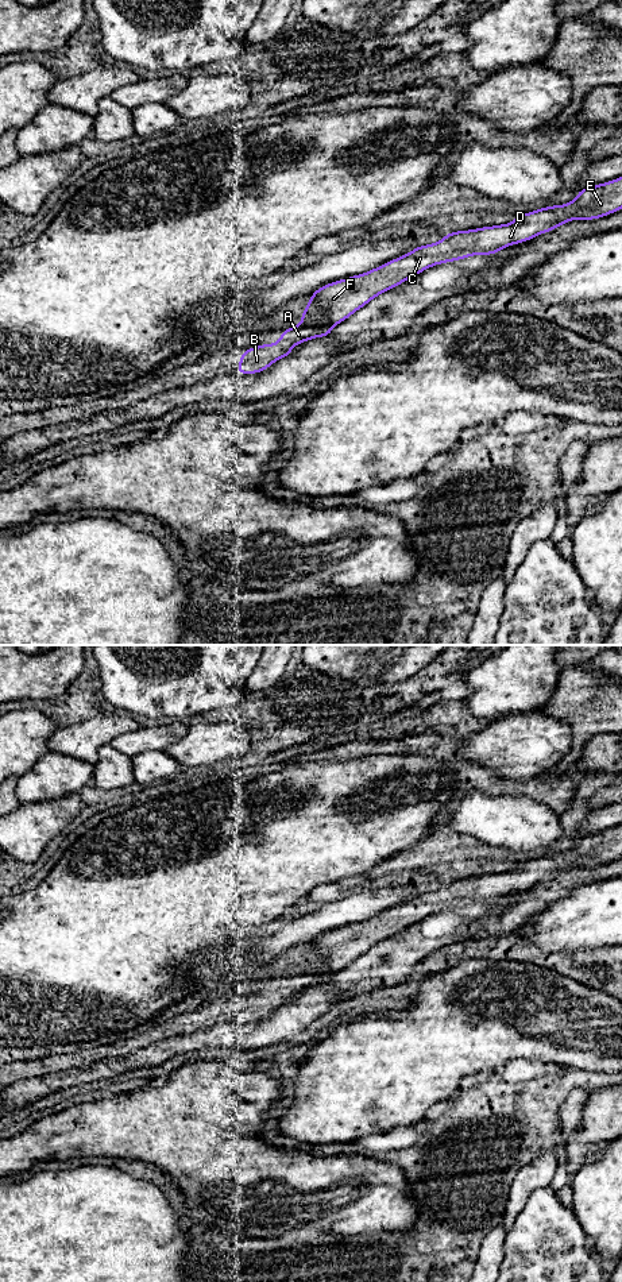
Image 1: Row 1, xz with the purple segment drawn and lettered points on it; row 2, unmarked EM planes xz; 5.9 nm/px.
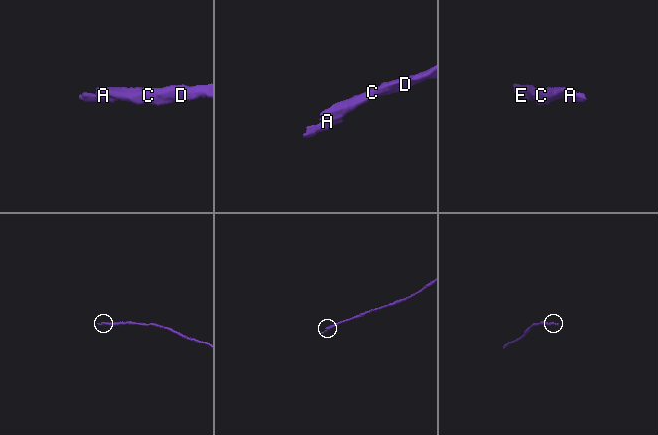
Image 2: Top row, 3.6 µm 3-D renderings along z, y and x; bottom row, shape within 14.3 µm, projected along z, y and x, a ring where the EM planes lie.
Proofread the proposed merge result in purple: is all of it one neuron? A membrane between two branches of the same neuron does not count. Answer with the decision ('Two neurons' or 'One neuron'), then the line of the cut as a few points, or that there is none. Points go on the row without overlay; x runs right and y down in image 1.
Two neurons. Split along xz (302, 968), (313, 968), (331, 976)

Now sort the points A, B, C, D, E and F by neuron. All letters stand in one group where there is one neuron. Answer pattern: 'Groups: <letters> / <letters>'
Groups: A B / C D E F

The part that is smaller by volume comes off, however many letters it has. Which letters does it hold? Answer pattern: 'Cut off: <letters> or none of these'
Cut off: A, B

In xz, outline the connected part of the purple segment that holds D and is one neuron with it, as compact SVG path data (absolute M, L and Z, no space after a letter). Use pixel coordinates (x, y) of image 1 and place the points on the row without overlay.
M622 825L584 835L568 852L546 853L534 860L515 862L515 868L509 872L448 880L441 889L414 895L412 900L367 920L335 928L314 938L301 966L332 976L370 951L376 943L429 915L471 903L495 903L502 896L525 891L569 868L595 868L621 857Z

